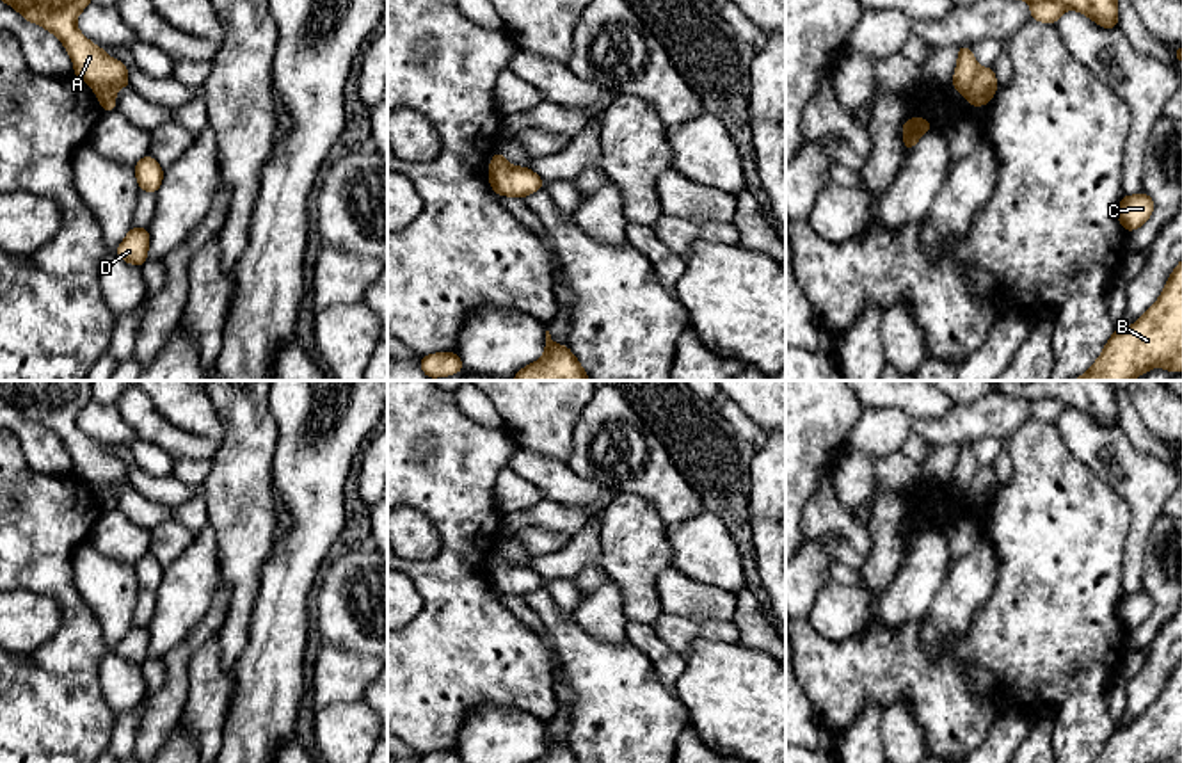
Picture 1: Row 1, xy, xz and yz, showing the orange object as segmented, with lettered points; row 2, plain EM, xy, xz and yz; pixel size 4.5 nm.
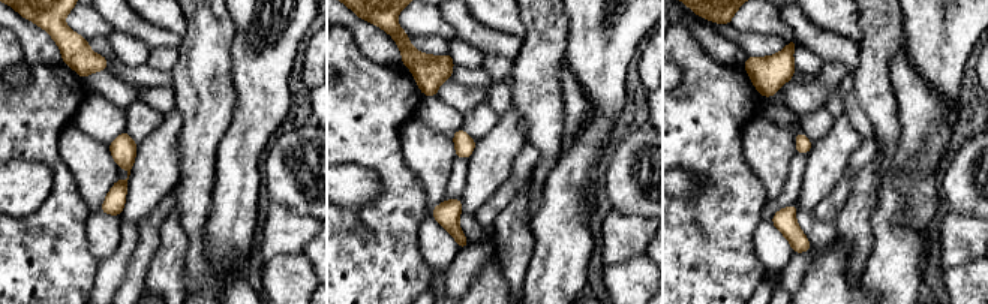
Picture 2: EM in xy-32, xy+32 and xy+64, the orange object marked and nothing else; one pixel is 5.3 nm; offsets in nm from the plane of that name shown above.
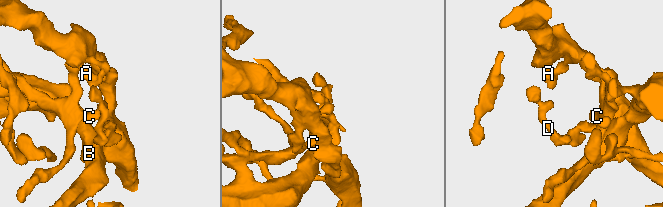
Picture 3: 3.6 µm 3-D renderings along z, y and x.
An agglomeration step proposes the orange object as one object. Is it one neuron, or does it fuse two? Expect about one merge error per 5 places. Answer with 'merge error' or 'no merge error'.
merge error

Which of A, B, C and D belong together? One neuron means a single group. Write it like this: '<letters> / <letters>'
A D / B C

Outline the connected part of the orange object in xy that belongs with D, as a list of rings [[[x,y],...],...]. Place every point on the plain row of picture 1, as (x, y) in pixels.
[[[132,624],[124,639],[116,647],[116,653],[121,658],[142,667],[148,656],[148,646],[149,646],[149,630],[146,626]]]

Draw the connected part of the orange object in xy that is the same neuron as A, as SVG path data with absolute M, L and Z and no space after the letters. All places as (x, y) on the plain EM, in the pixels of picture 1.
M0 381L0 398L57 434L73 459L73 475L94 491L128 478L128 466L76 427L76 414L92 400L92 381Z

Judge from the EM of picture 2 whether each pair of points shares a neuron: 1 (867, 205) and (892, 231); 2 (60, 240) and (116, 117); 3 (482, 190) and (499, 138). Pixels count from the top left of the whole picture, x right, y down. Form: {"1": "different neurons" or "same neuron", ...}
{"1": "different neurons", "2": "different neurons", "3": "same neuron"}

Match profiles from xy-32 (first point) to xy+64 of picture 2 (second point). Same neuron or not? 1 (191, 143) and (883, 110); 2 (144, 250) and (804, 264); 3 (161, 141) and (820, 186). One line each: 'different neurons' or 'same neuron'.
1: same neuron
2: same neuron
3: same neuron

